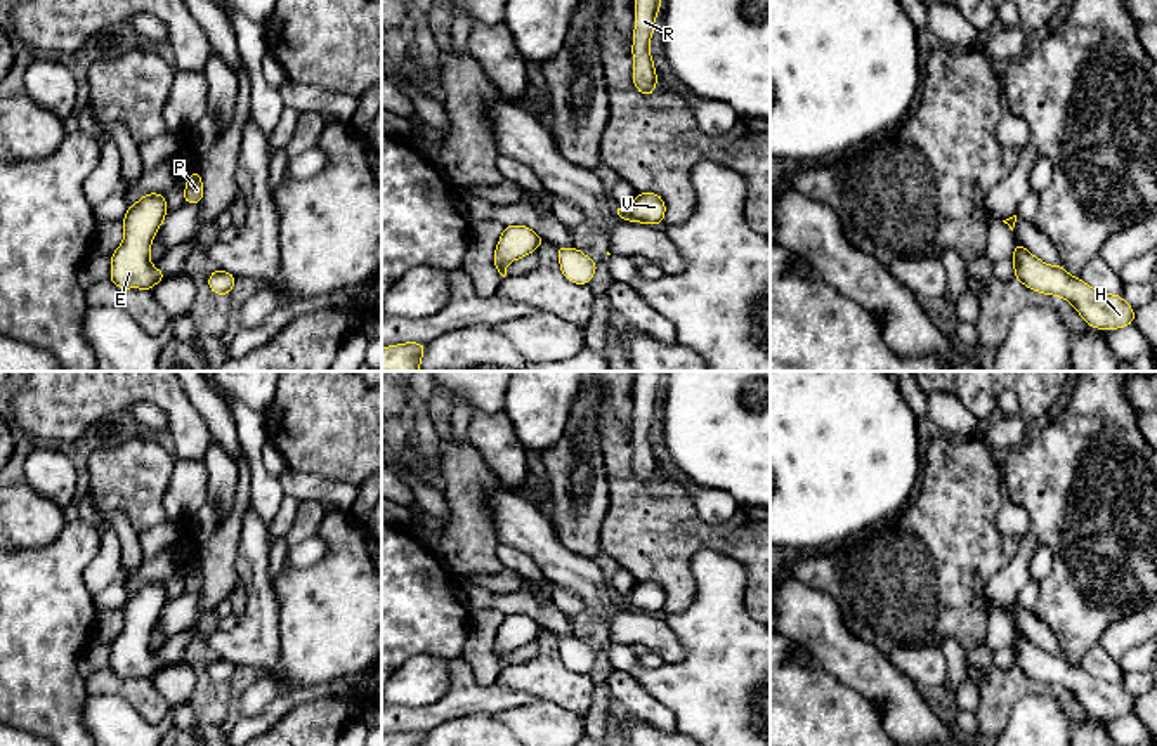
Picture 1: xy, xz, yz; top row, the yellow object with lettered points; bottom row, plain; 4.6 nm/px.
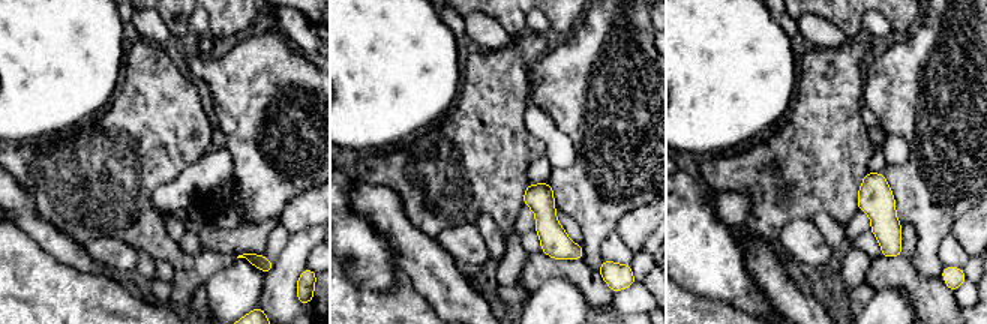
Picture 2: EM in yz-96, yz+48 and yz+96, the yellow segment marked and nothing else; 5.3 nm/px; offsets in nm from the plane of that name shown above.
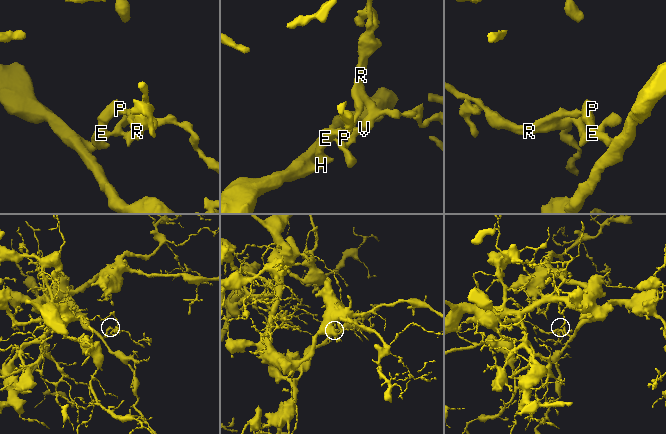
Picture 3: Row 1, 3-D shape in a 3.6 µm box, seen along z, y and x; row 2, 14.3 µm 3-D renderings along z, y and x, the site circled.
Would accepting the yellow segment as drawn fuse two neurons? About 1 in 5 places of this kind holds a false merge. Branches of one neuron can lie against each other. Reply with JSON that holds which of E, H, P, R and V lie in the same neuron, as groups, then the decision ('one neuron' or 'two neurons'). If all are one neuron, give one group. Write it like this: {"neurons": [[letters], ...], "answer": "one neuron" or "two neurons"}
{"neurons": [["E", "H", "P", "R", "V"]], "answer": "one neuron"}

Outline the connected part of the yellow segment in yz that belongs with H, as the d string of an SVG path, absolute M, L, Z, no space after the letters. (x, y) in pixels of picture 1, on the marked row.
M1018 241L1013 252L1015 279L1027 288L1069 300L1082 319L1098 330L1117 330L1134 321L1134 309L1121 295L1108 295L1072 278L1063 265L1048 265Z

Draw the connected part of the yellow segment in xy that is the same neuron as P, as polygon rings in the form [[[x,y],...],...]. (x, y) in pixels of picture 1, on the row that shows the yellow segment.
[[[199,170],[193,172],[184,187],[184,203],[201,203],[203,200],[203,182],[199,177]]]

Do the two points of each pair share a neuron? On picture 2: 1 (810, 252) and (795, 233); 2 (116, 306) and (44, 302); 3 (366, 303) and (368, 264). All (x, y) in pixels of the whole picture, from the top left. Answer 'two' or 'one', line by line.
1: one
2: one
3: two

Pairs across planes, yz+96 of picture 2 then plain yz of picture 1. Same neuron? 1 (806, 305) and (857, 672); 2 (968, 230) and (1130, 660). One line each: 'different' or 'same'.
1: same
2: different

